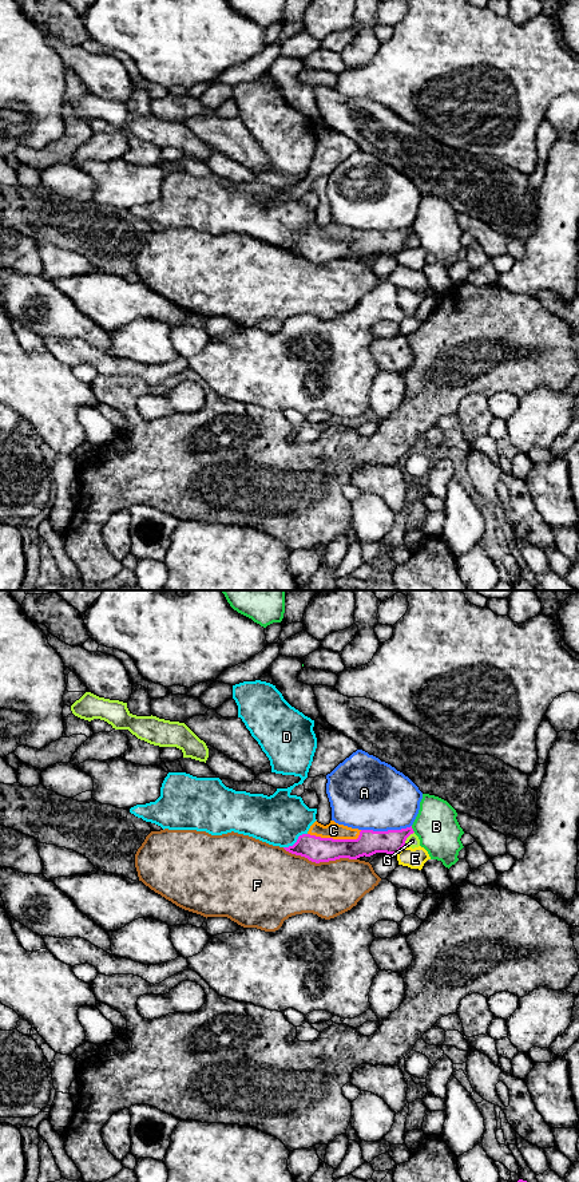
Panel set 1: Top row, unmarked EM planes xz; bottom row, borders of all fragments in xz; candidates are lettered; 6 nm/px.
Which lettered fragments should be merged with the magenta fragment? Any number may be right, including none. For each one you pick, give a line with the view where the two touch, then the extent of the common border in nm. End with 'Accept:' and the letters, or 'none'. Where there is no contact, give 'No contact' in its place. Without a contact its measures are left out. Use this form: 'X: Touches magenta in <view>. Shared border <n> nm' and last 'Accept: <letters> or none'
C: Touches magenta in xz. Shared border 320 nm
Accept: C

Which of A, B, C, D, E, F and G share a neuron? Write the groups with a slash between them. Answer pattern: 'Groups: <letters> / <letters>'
Groups: A / B / C / D / E / F / G

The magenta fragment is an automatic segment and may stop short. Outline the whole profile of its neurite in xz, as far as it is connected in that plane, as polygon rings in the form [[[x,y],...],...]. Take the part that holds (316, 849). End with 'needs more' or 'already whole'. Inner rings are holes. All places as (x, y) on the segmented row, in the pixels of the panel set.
[[[316,821],[293,846],[283,849],[316,863],[340,858],[357,859],[376,853],[397,854],[413,833],[412,826],[401,830],[373,831],[352,829],[334,821],[324,826]]] | needs more

